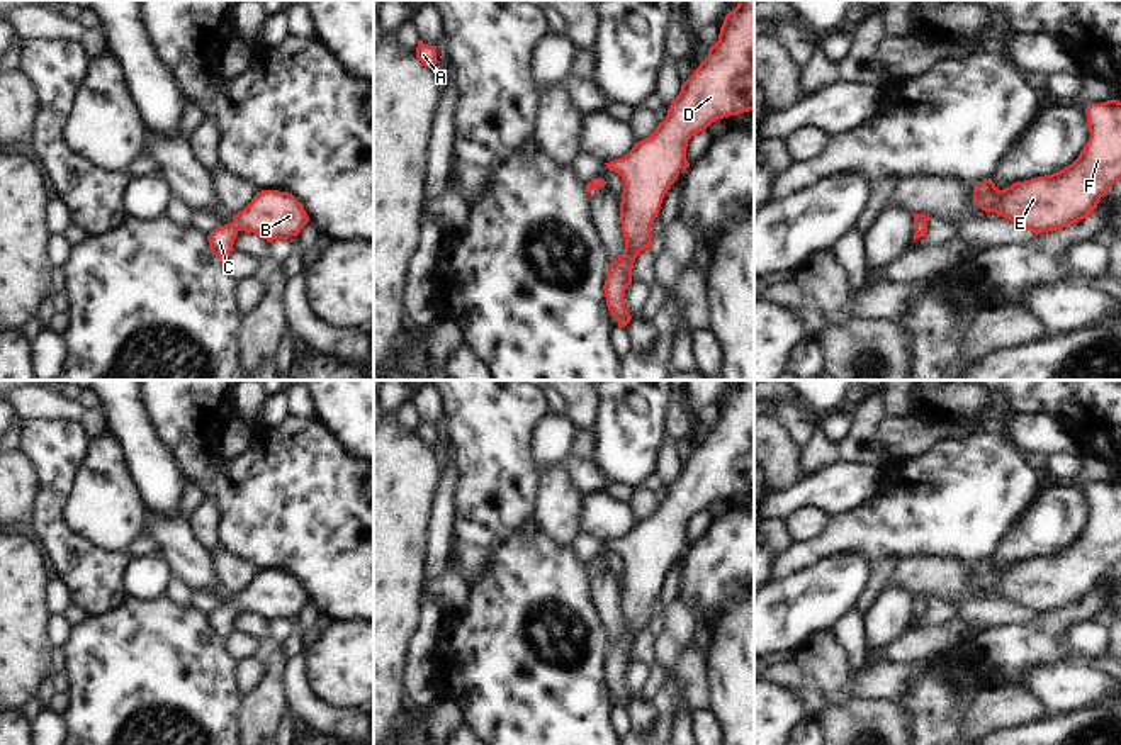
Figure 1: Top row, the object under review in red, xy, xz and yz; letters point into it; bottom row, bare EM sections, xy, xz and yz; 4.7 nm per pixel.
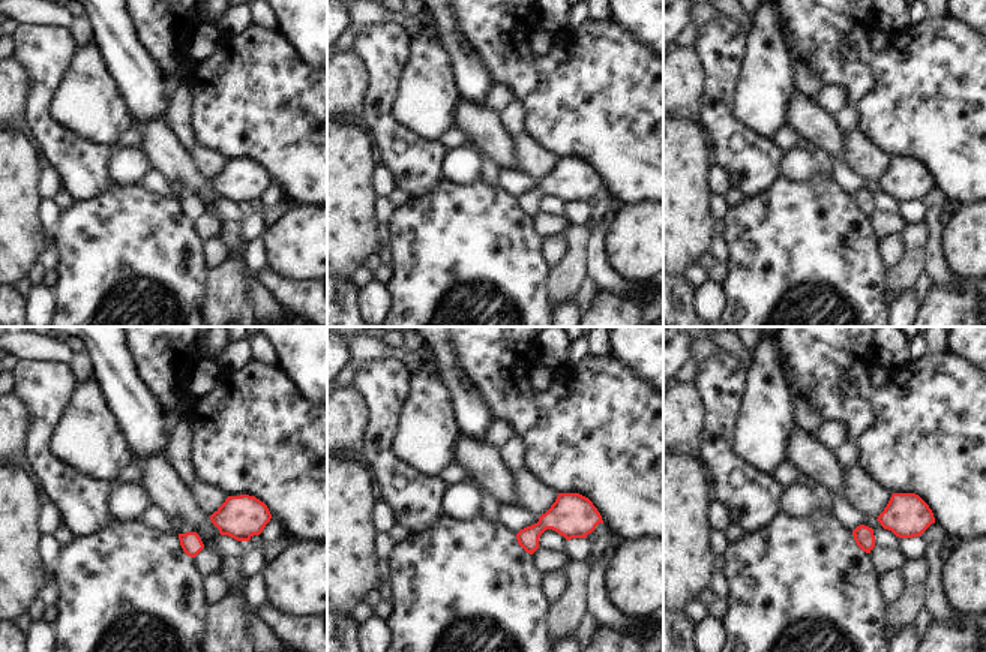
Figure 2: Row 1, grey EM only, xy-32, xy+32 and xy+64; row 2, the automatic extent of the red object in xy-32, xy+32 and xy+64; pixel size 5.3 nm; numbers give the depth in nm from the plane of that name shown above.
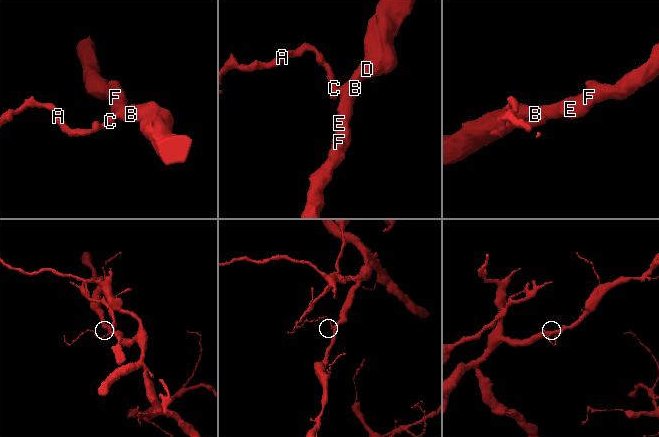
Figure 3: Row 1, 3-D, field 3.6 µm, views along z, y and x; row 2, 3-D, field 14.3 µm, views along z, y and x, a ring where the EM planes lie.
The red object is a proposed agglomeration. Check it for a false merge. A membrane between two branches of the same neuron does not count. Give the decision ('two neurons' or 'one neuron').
one neuron

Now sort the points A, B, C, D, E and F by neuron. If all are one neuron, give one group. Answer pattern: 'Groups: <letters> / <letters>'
Groups: A B C D E F

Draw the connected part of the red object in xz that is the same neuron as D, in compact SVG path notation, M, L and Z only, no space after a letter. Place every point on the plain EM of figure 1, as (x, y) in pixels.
M739 380L720 407L718 421L710 426L708 436L681 465L679 475L671 482L668 496L656 511L634 524L622 538L605 543L610 552L622 557L623 572L620 582L620 602L625 630L606 650L603 665L610 694L625 708L632 696L625 689L625 669L632 664L632 648L637 635L652 625L651 604L657 597L661 584L679 550L688 548L688 521L703 513L712 502L754 490L754 380Z

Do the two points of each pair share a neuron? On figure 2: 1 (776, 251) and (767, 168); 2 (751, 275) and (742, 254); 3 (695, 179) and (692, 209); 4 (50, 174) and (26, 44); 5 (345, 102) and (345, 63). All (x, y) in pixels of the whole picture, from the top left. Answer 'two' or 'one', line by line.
1: two
2: one
3: one
4: two
5: one

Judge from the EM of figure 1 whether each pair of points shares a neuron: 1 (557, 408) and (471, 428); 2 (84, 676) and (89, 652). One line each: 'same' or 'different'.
1: different
2: same

